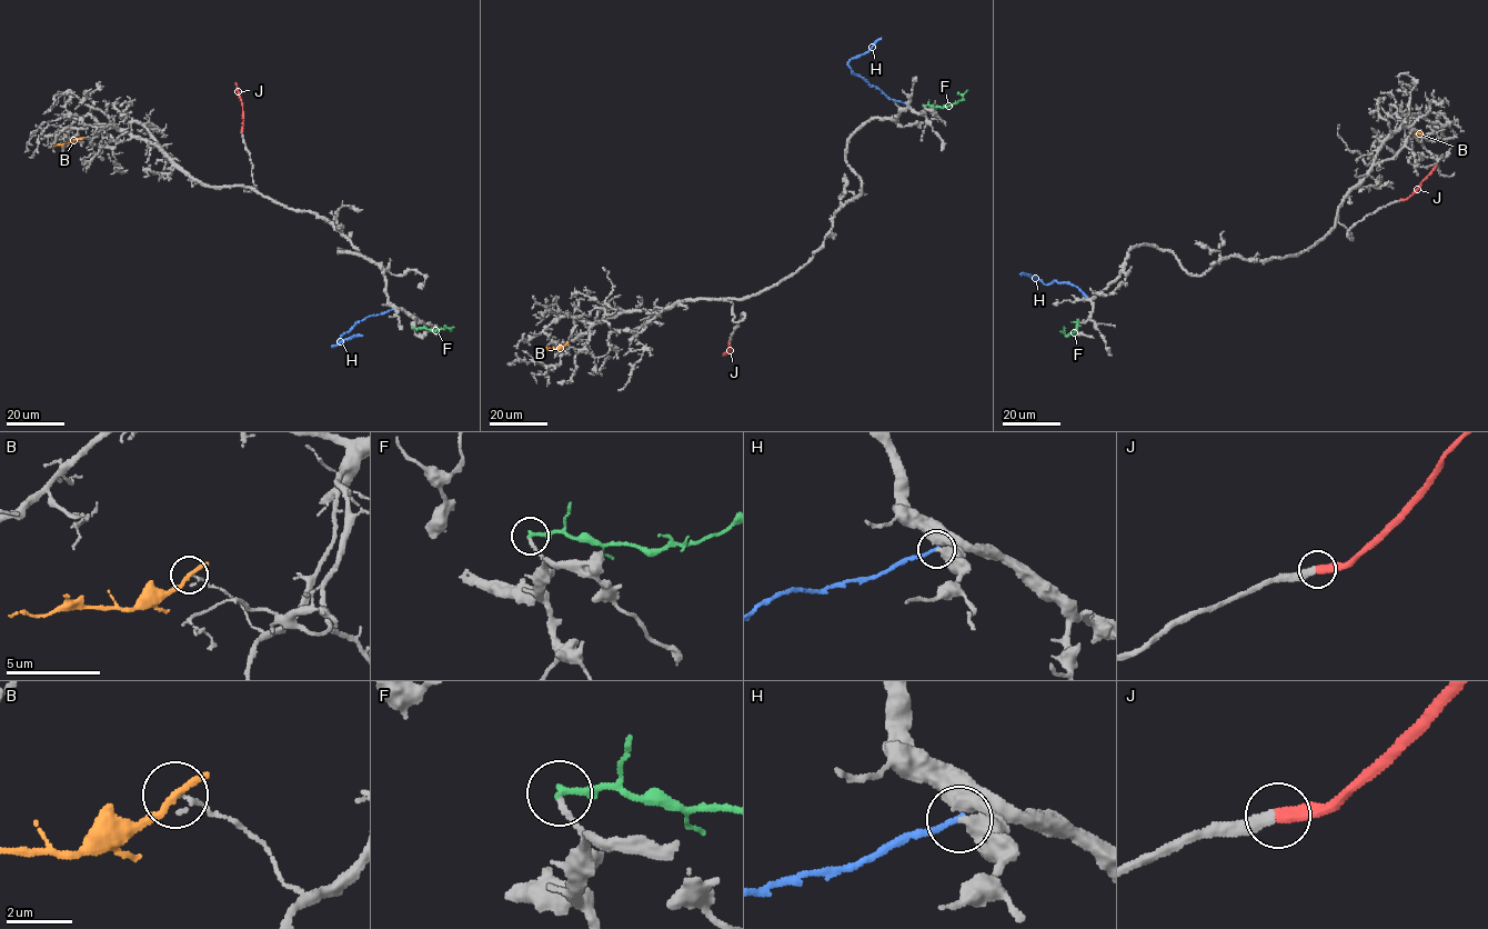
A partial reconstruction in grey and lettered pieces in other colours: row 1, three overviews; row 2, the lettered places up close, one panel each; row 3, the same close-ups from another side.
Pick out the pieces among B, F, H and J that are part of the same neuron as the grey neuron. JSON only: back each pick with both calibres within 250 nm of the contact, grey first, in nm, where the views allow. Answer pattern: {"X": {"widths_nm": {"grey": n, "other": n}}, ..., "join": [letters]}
{"J": {"widths_nm": {"grey": 360, "other": 440}}, "join": ["J"]}

